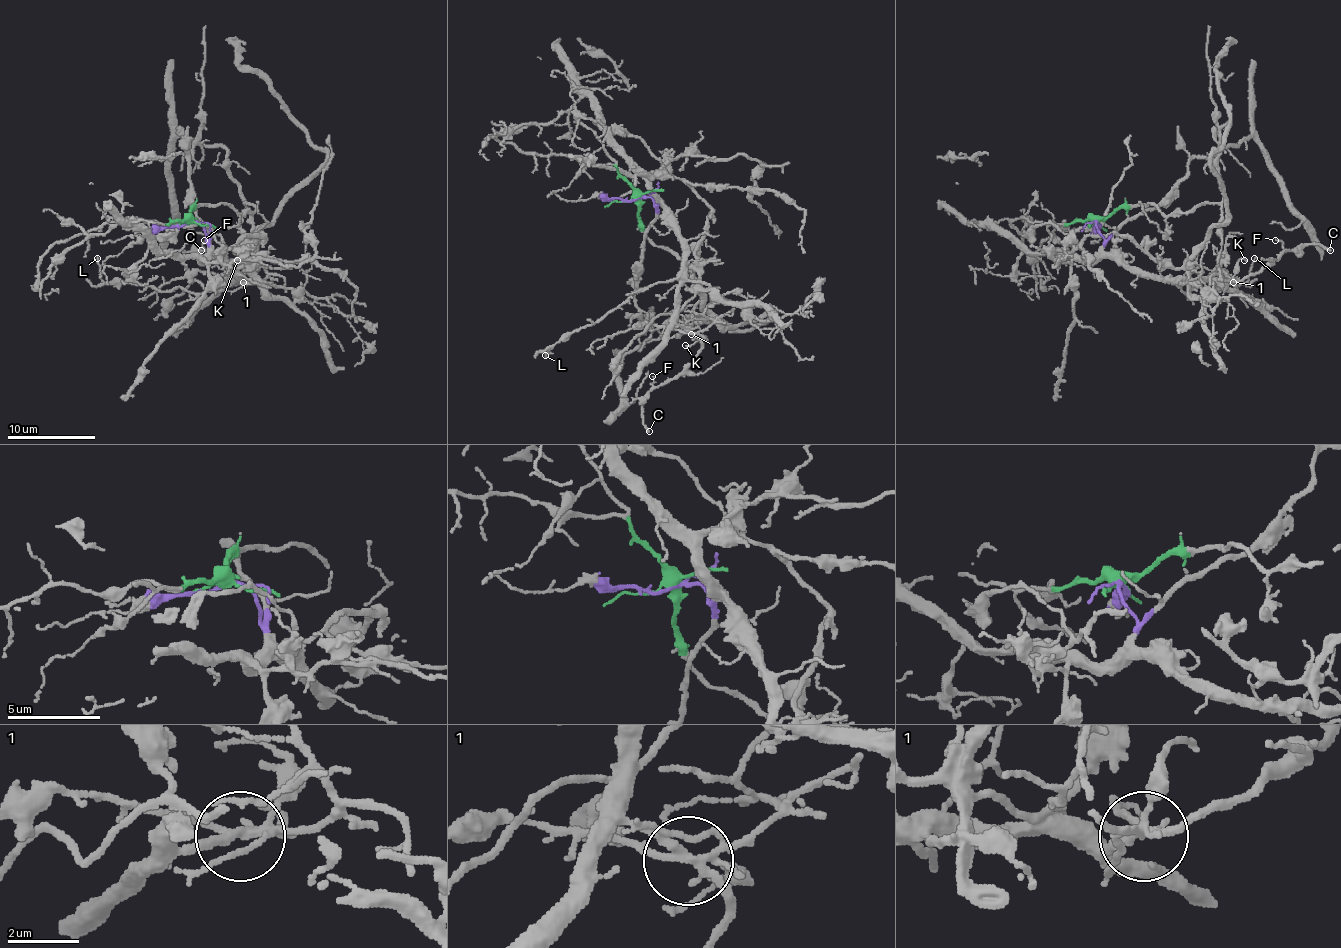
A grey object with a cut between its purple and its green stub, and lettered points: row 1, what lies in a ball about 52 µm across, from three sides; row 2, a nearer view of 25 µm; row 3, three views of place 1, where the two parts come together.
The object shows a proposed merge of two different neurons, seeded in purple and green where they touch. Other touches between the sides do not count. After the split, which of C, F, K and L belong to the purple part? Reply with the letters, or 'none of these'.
C, F, L

